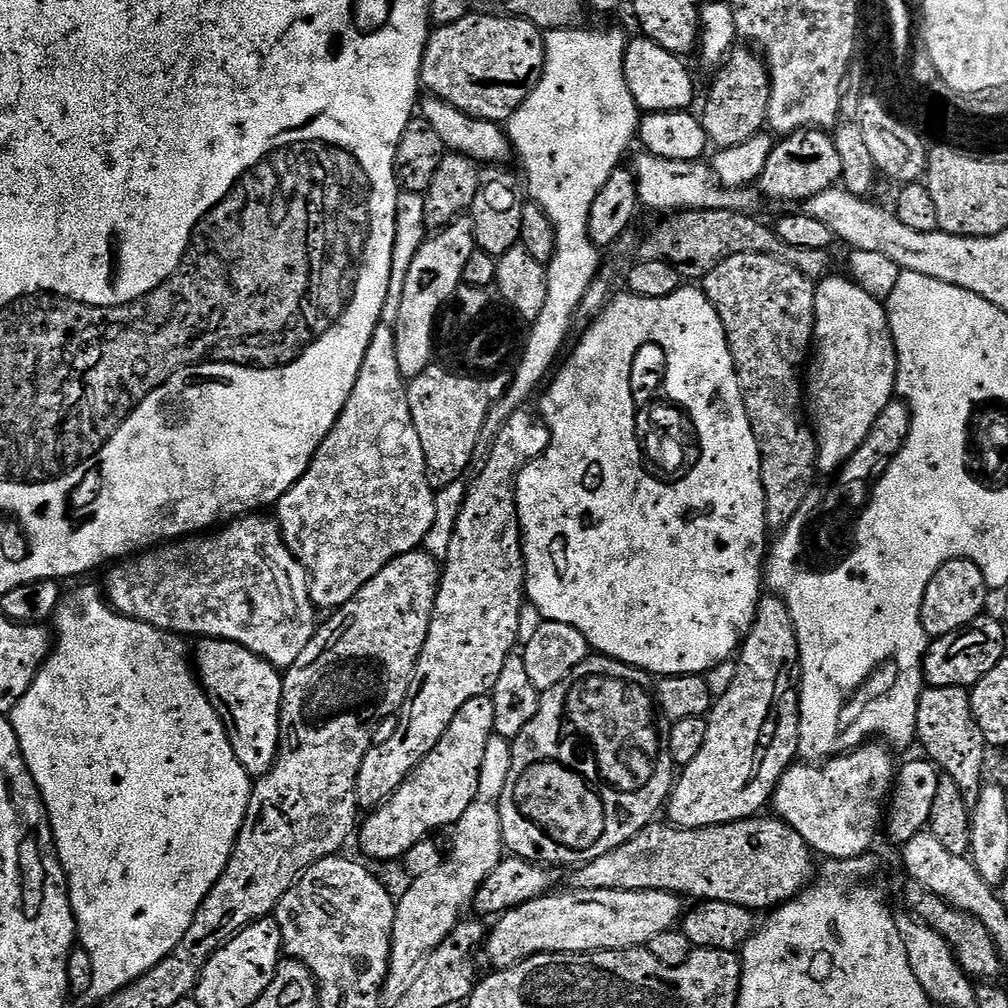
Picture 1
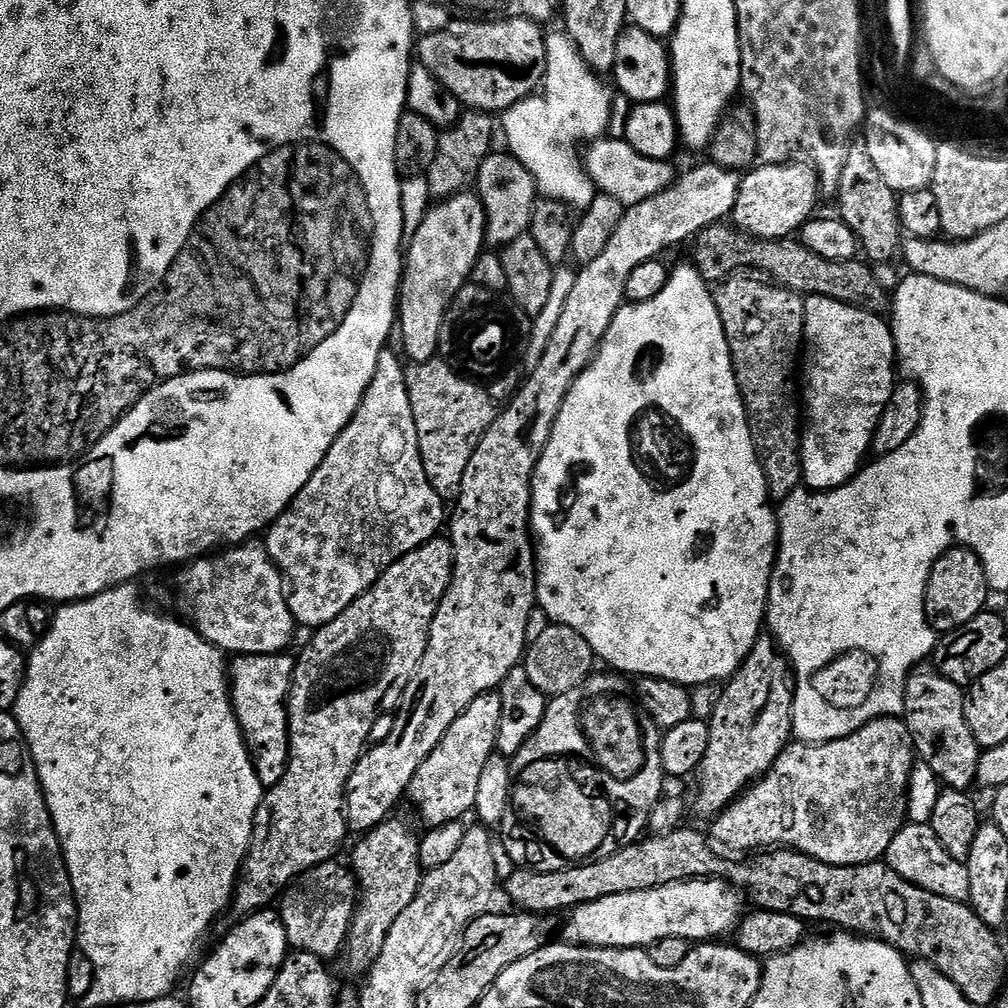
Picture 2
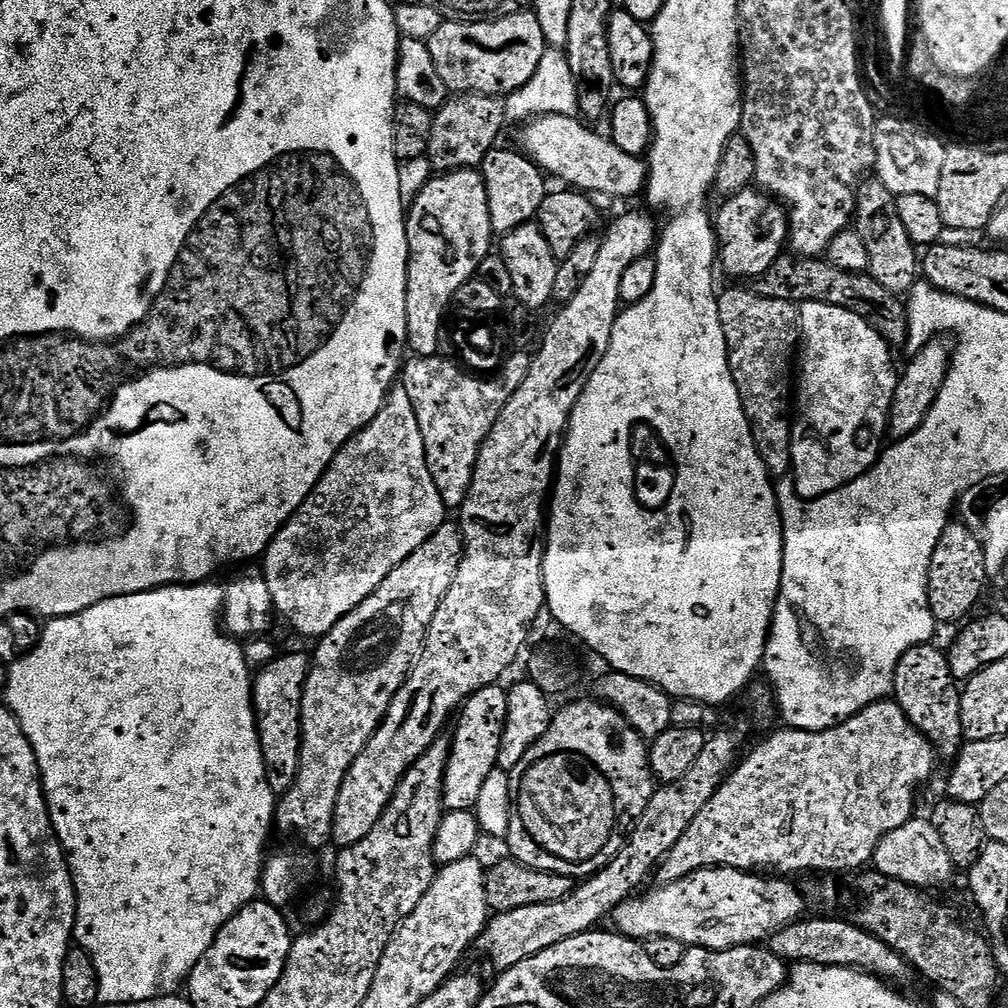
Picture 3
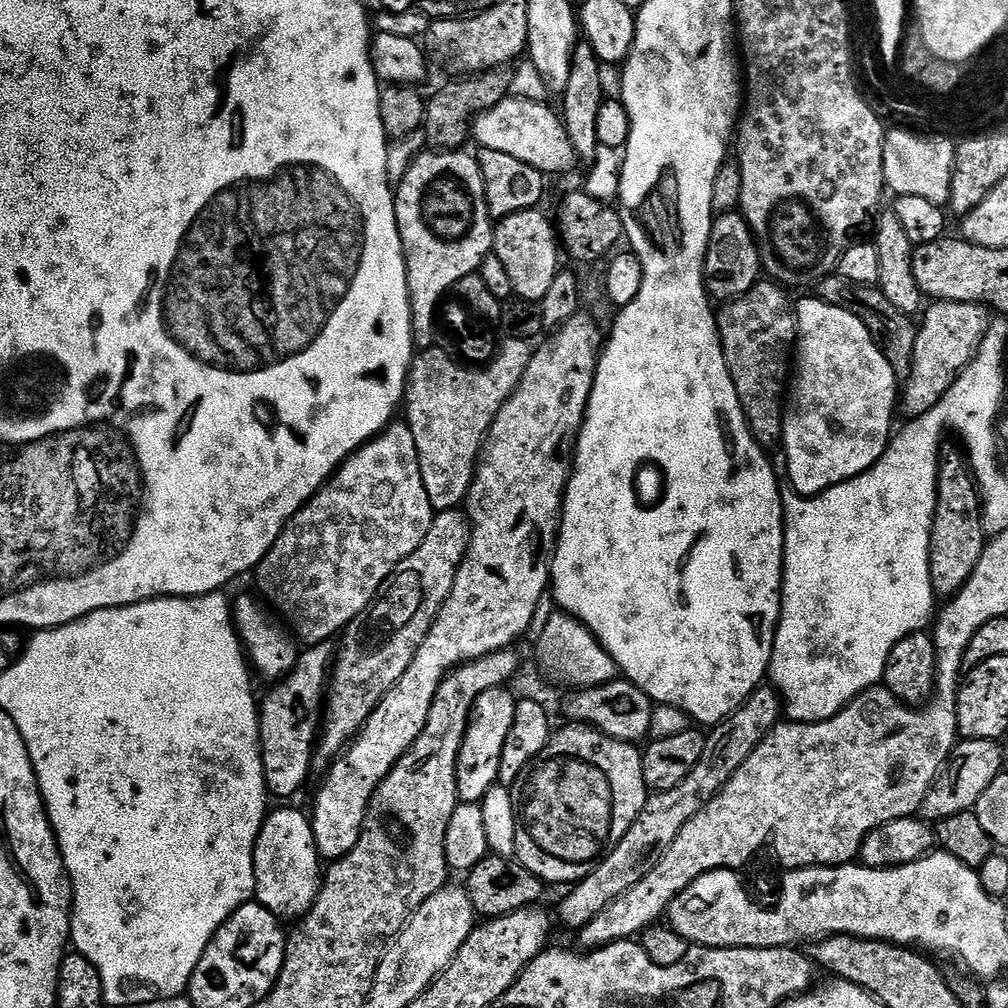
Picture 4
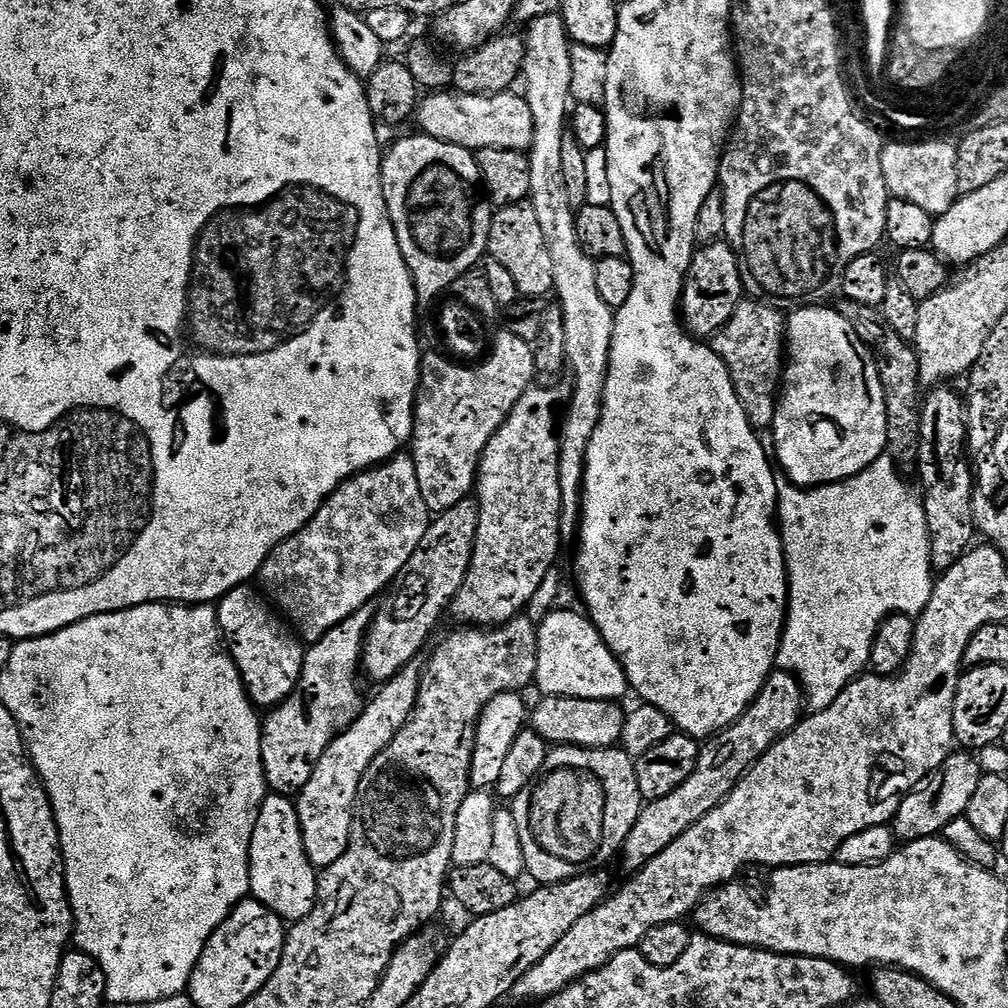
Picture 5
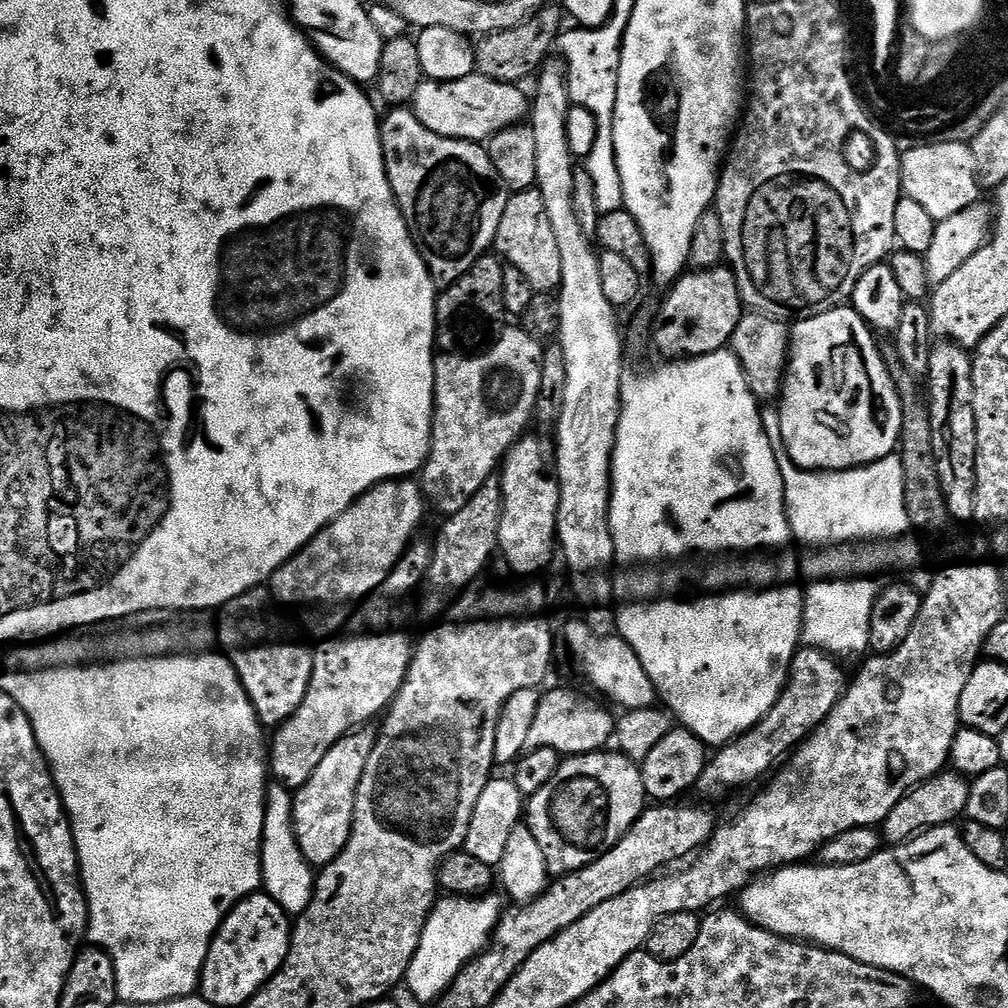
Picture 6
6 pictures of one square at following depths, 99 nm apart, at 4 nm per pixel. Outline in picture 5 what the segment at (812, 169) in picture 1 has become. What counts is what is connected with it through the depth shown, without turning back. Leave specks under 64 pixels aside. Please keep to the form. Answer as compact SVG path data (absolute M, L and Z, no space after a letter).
M705 243L693 256L688 279L684 281L682 320L687 331L697 338L715 337L721 328L728 325L734 310L745 299L744 280L741 257L731 243Z

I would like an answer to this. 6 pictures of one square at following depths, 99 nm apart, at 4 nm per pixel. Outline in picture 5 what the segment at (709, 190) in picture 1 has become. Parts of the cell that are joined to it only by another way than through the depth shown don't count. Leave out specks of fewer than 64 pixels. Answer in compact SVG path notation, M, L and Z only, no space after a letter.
M436 90L425 95L416 110L415 123L420 123L419 131L425 136L433 136L442 142L457 144L463 148L502 148L527 153L534 142L535 120L530 106L523 95L515 96L515 91L496 92L493 96L475 96L455 90Z

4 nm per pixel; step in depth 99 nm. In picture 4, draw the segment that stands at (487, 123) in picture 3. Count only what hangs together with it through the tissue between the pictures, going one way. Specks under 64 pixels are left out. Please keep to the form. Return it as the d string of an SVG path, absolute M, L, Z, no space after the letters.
M493 70L456 78L453 84L440 88L427 101L428 113L424 115L424 130L429 145L441 152L454 152L465 147L474 132L474 121L483 112L489 112L498 102L509 99L512 90L512 72Z

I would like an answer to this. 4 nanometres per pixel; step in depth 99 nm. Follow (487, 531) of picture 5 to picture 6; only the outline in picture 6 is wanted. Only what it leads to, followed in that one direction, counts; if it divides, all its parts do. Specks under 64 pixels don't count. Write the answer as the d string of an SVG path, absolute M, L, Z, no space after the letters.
M525 434L516 441L508 450L507 456L502 461L502 467L498 472L498 487L502 494L502 514L500 515L500 521L498 522L498 536L497 541L499 544L499 555L504 555L504 560L517 572L520 576L532 576L535 572L543 573L547 569L552 560L552 552L554 545L557 543L556 539L556 515L558 514L558 502L560 501L560 487L556 481L555 475L550 474L550 465L554 460L554 444L551 439L543 440L540 436L532 436L533 434Z

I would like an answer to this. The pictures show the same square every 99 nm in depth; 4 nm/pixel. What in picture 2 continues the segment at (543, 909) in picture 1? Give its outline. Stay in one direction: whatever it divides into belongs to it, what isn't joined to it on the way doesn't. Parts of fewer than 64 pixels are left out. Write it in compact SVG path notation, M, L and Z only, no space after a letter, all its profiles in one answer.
M723 878L679 880L676 884L610 894L571 909L563 939L590 948L647 949L658 938L686 938L690 942L712 942L723 932L731 933L742 919L740 896Z

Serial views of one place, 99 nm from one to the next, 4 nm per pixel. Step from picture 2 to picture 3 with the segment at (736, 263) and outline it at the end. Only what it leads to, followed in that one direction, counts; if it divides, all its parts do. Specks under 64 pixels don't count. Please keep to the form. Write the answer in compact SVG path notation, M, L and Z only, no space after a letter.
M782 254L774 262L774 266L766 270L766 274L755 285L754 290L759 296L790 300L797 306L806 300L842 306L842 310L850 310L850 314L858 314L858 318L872 324L874 330L878 330L880 337L890 346L907 345L908 310L905 301L886 290L886 286L878 286L878 282L874 282L874 278L867 272L838 270L838 266L831 264L827 258Z

